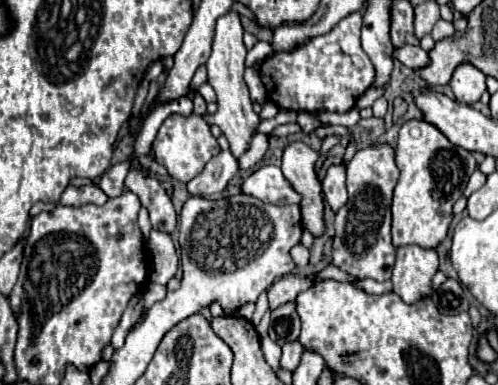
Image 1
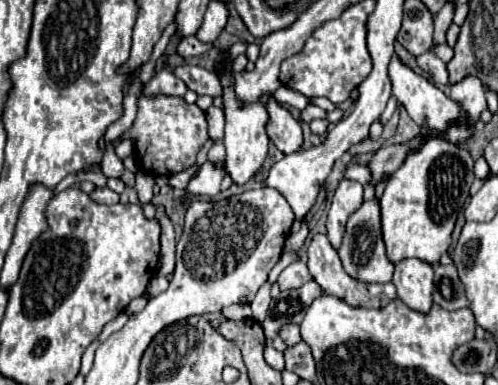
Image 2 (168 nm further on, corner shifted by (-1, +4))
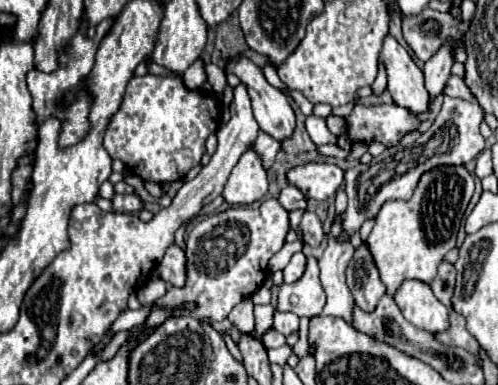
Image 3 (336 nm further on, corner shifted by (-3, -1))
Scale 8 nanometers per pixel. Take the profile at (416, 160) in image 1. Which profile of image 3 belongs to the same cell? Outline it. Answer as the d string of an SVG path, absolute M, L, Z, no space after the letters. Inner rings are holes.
M463 164L435 166L419 178L419 184L409 200L389 200L383 204L367 244L391 296L405 278L415 278L429 284L437 276L437 266L455 246L457 230L471 196L473 176Z

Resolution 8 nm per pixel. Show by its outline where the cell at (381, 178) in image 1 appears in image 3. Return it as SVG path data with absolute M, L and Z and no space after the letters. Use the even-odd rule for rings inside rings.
M367 242L355 248L355 254L347 266L347 284L357 306L361 306L365 312L371 312L377 306L377 300L387 290L379 278L379 270Z

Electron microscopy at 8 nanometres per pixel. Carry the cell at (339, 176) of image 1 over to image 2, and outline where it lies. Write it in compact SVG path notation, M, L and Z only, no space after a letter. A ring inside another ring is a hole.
M341 179L327 213L327 237L333 249L341 247L347 219L351 217L351 211L357 211L361 207L361 203L363 203L361 183L351 179Z

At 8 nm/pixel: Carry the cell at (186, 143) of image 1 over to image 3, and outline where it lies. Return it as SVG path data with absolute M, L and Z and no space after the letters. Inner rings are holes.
M135 76L127 84L121 108L111 118L103 146L111 158L119 158L131 174L157 184L183 180L185 174L201 164L205 140L219 128L219 100L215 94L187 90L181 78L173 76Z

